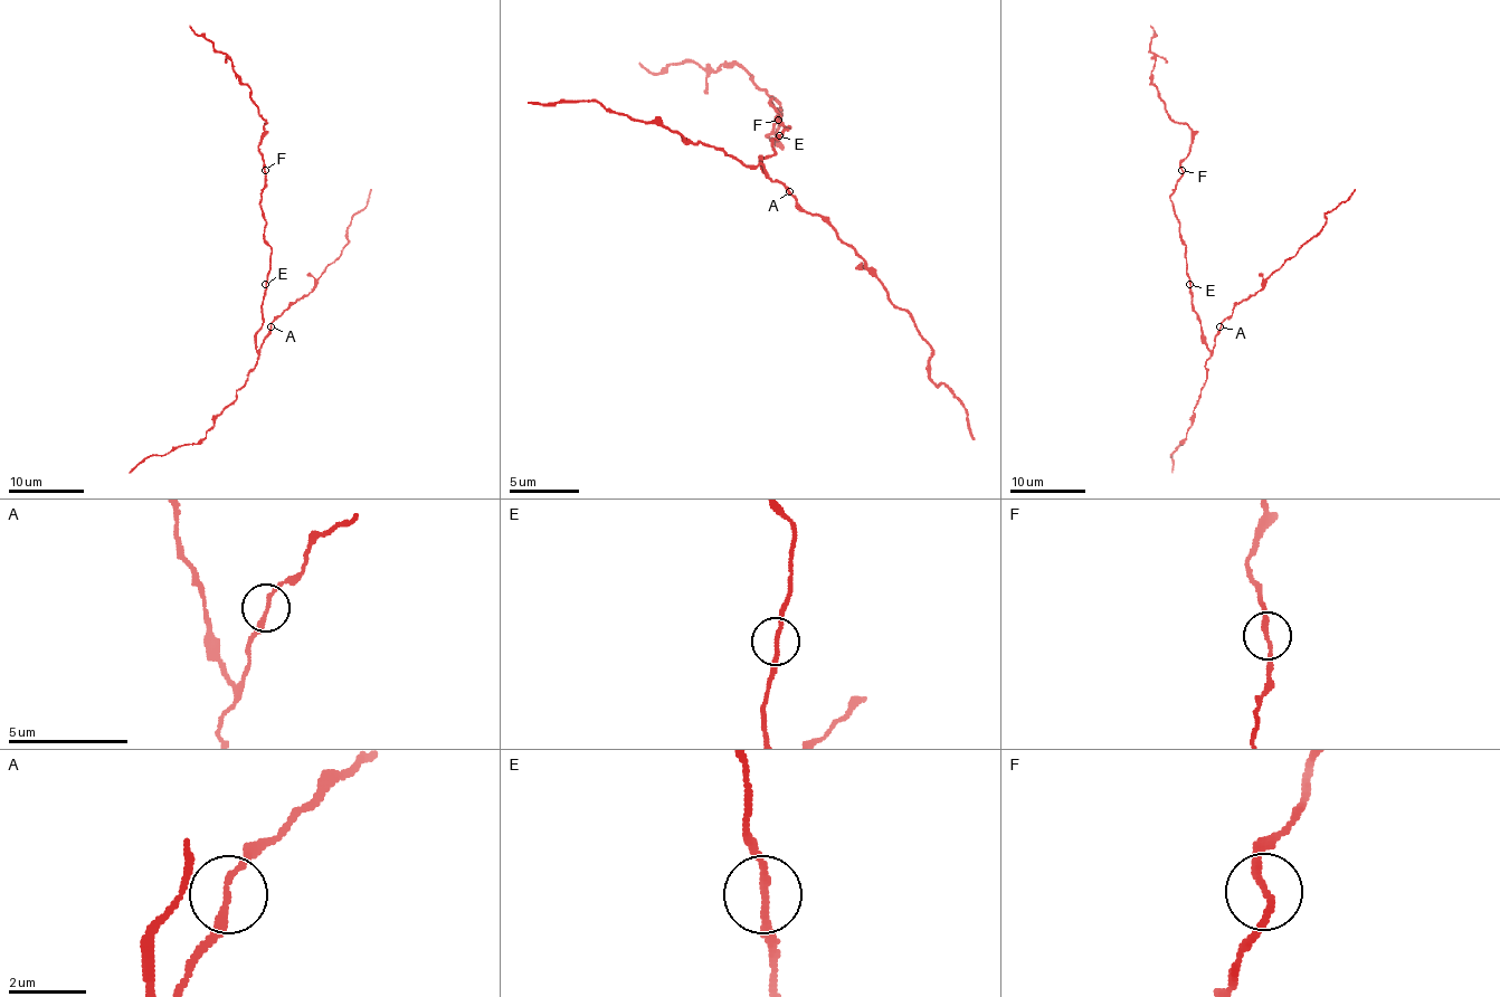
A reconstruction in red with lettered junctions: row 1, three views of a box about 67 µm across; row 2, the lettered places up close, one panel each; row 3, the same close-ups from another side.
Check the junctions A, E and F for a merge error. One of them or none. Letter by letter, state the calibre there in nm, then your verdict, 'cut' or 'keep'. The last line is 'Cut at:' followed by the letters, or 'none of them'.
A: calibre 170 nm; keep
E: calibre 170 nm; keep
F: calibre 170 nm; keep
Cut at: none of them

